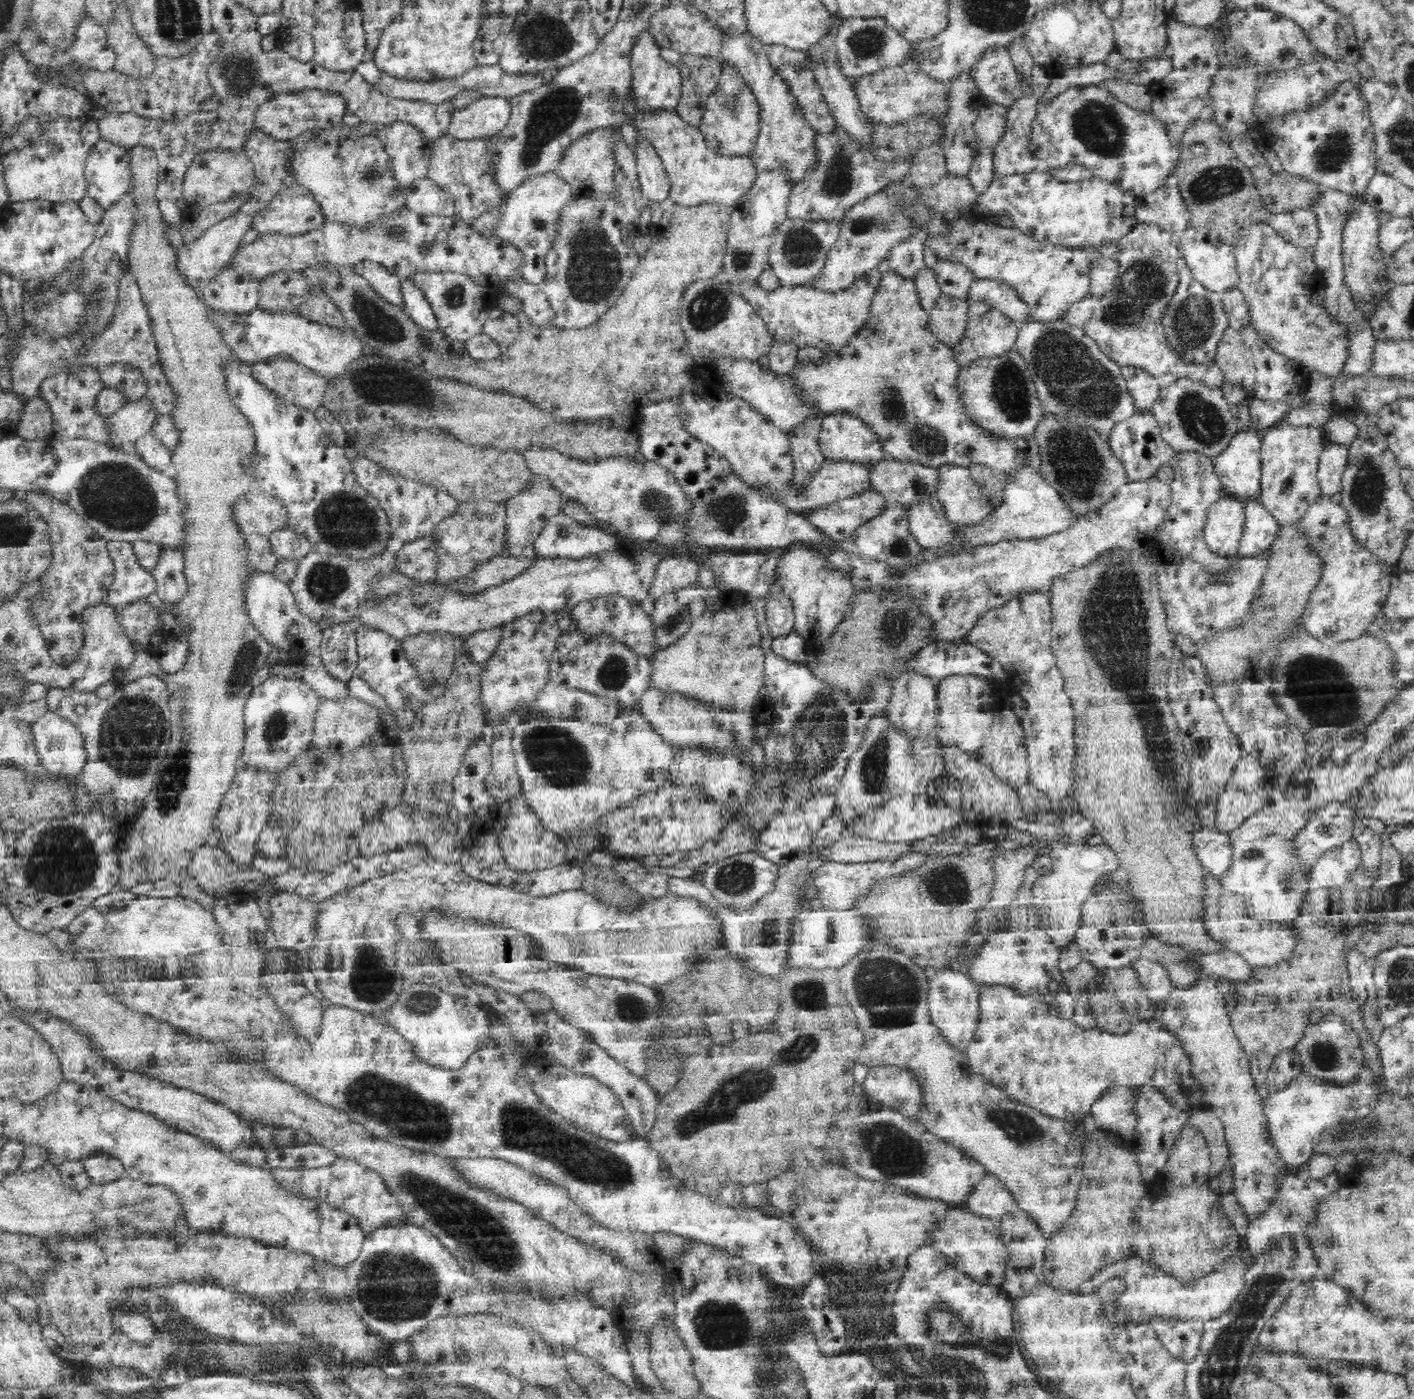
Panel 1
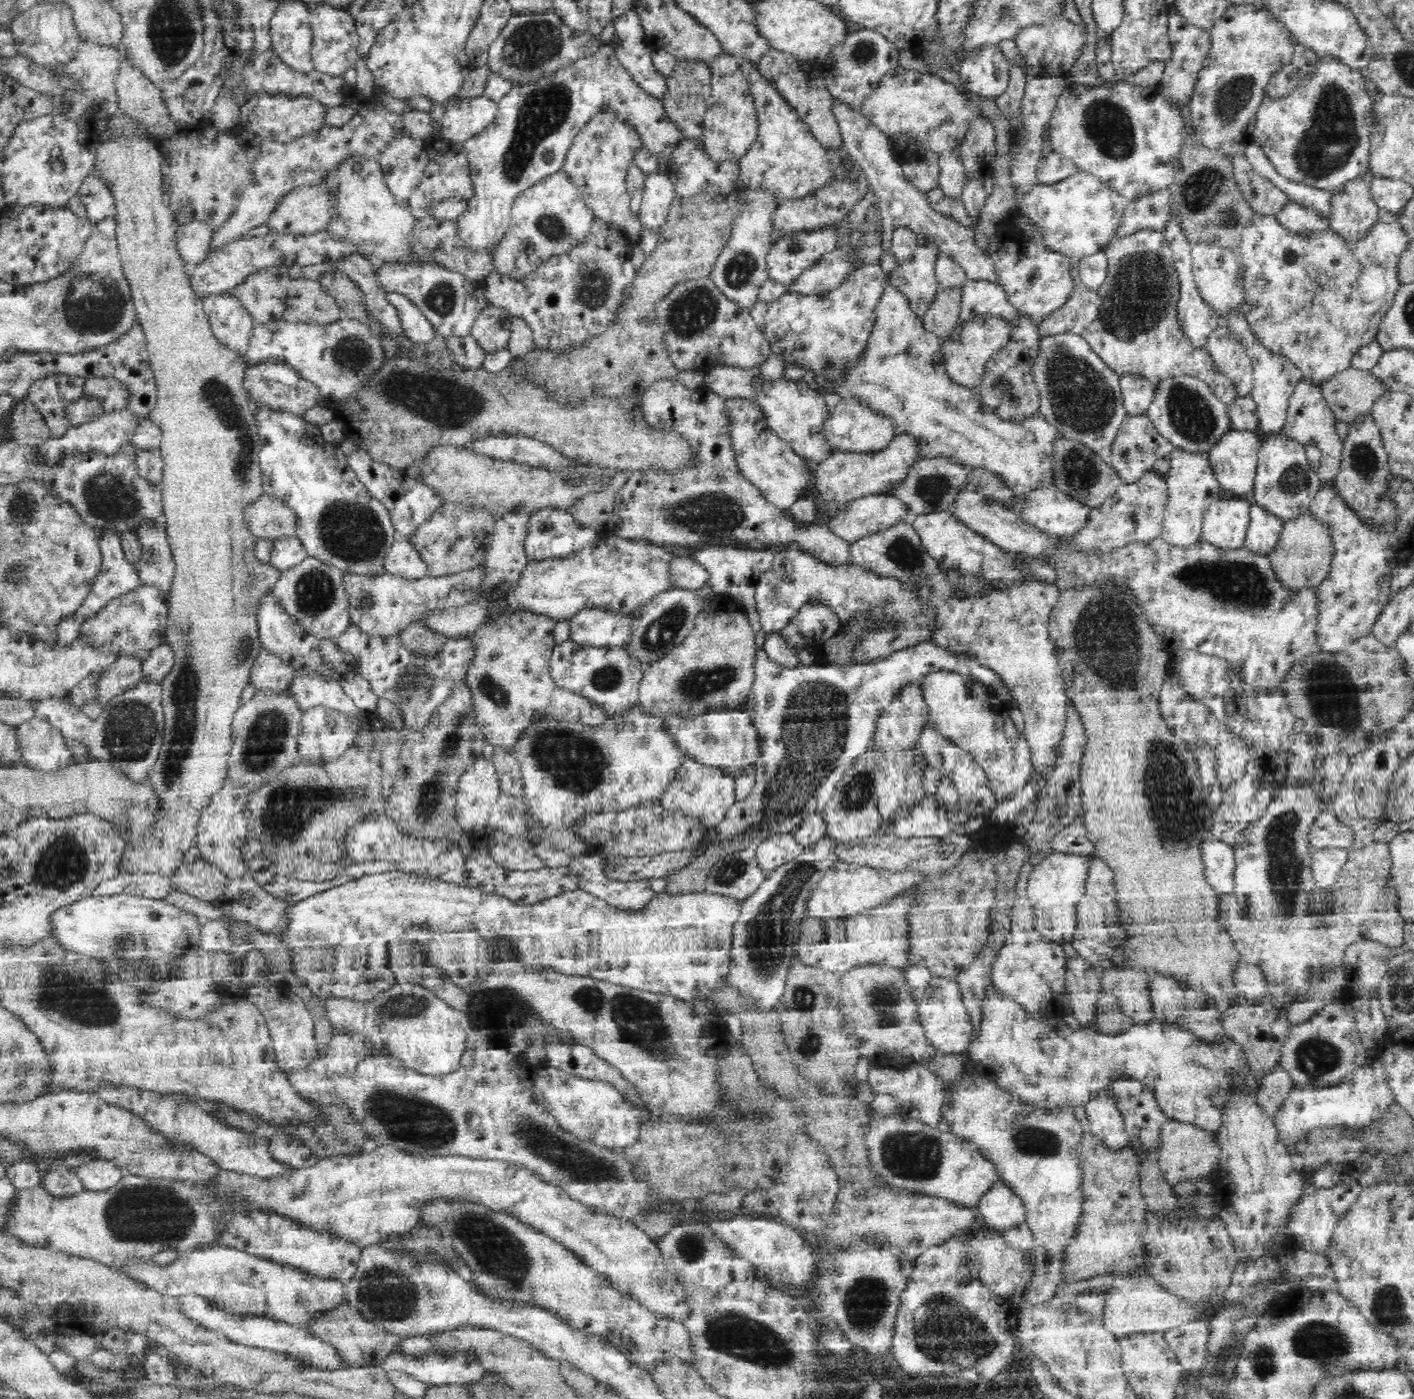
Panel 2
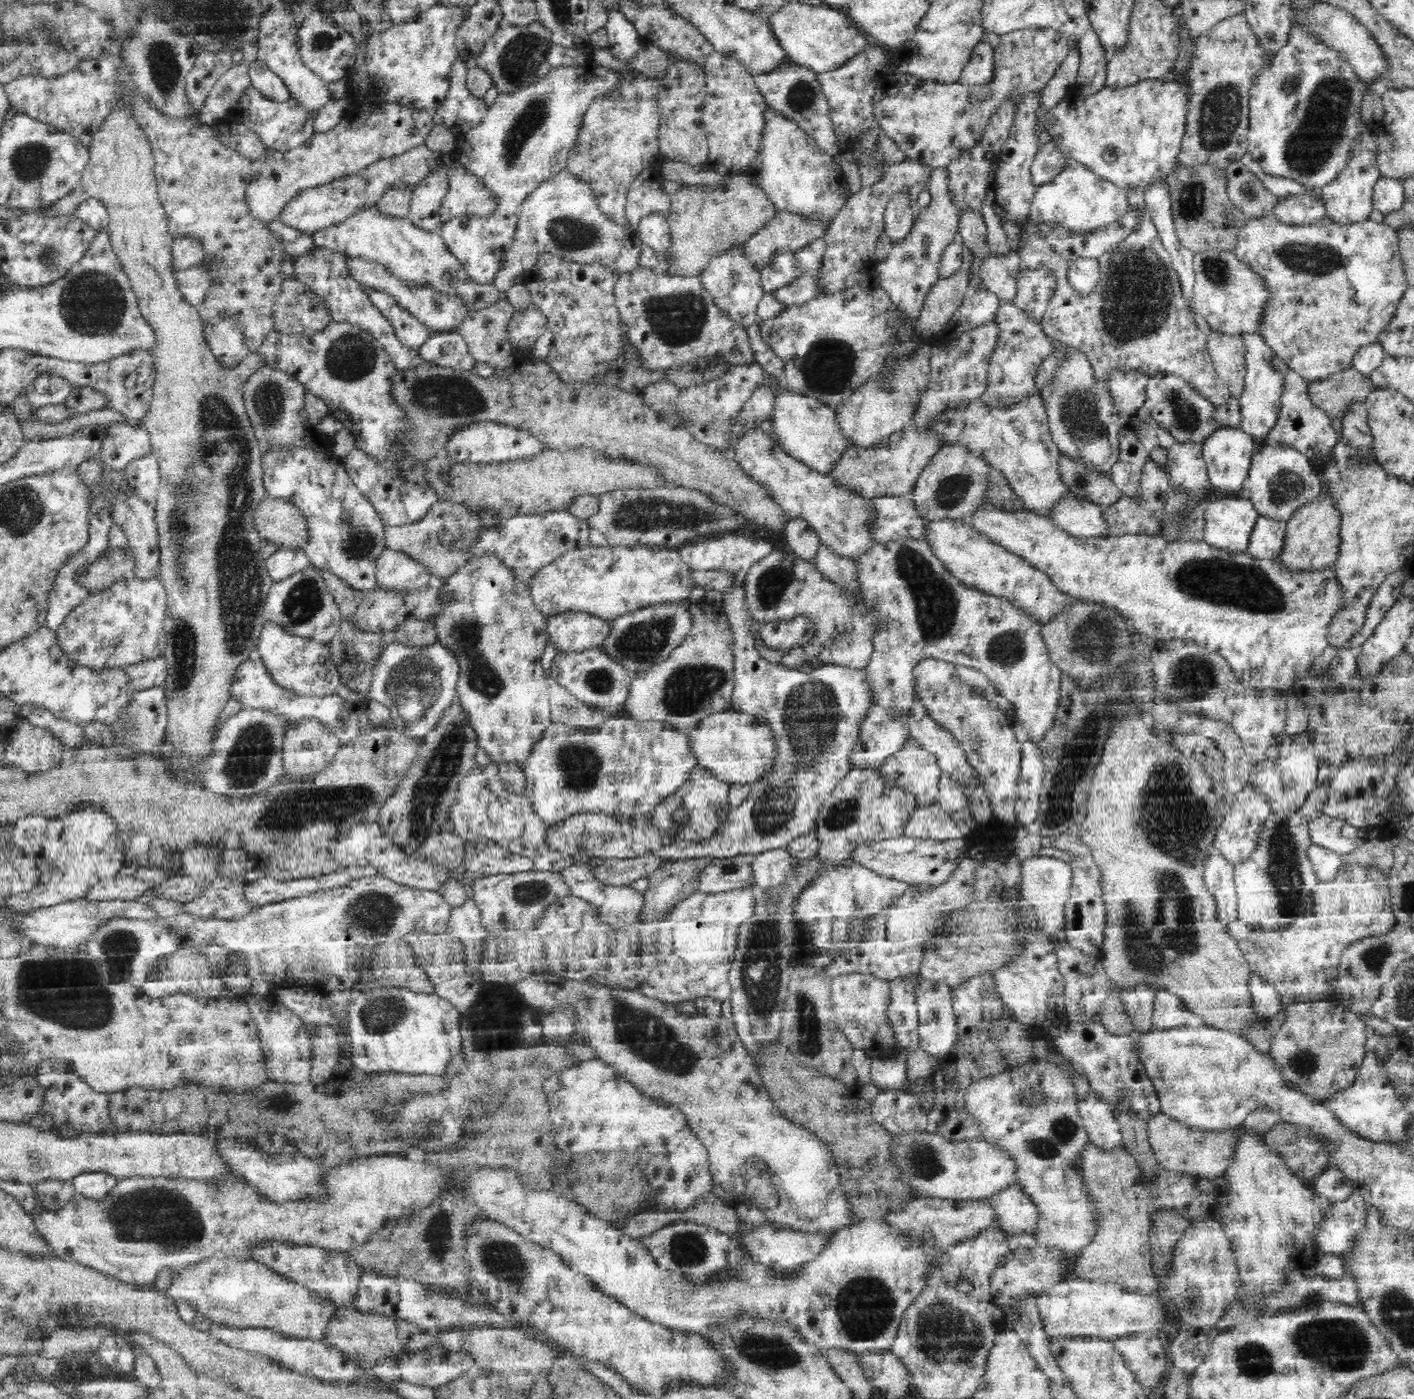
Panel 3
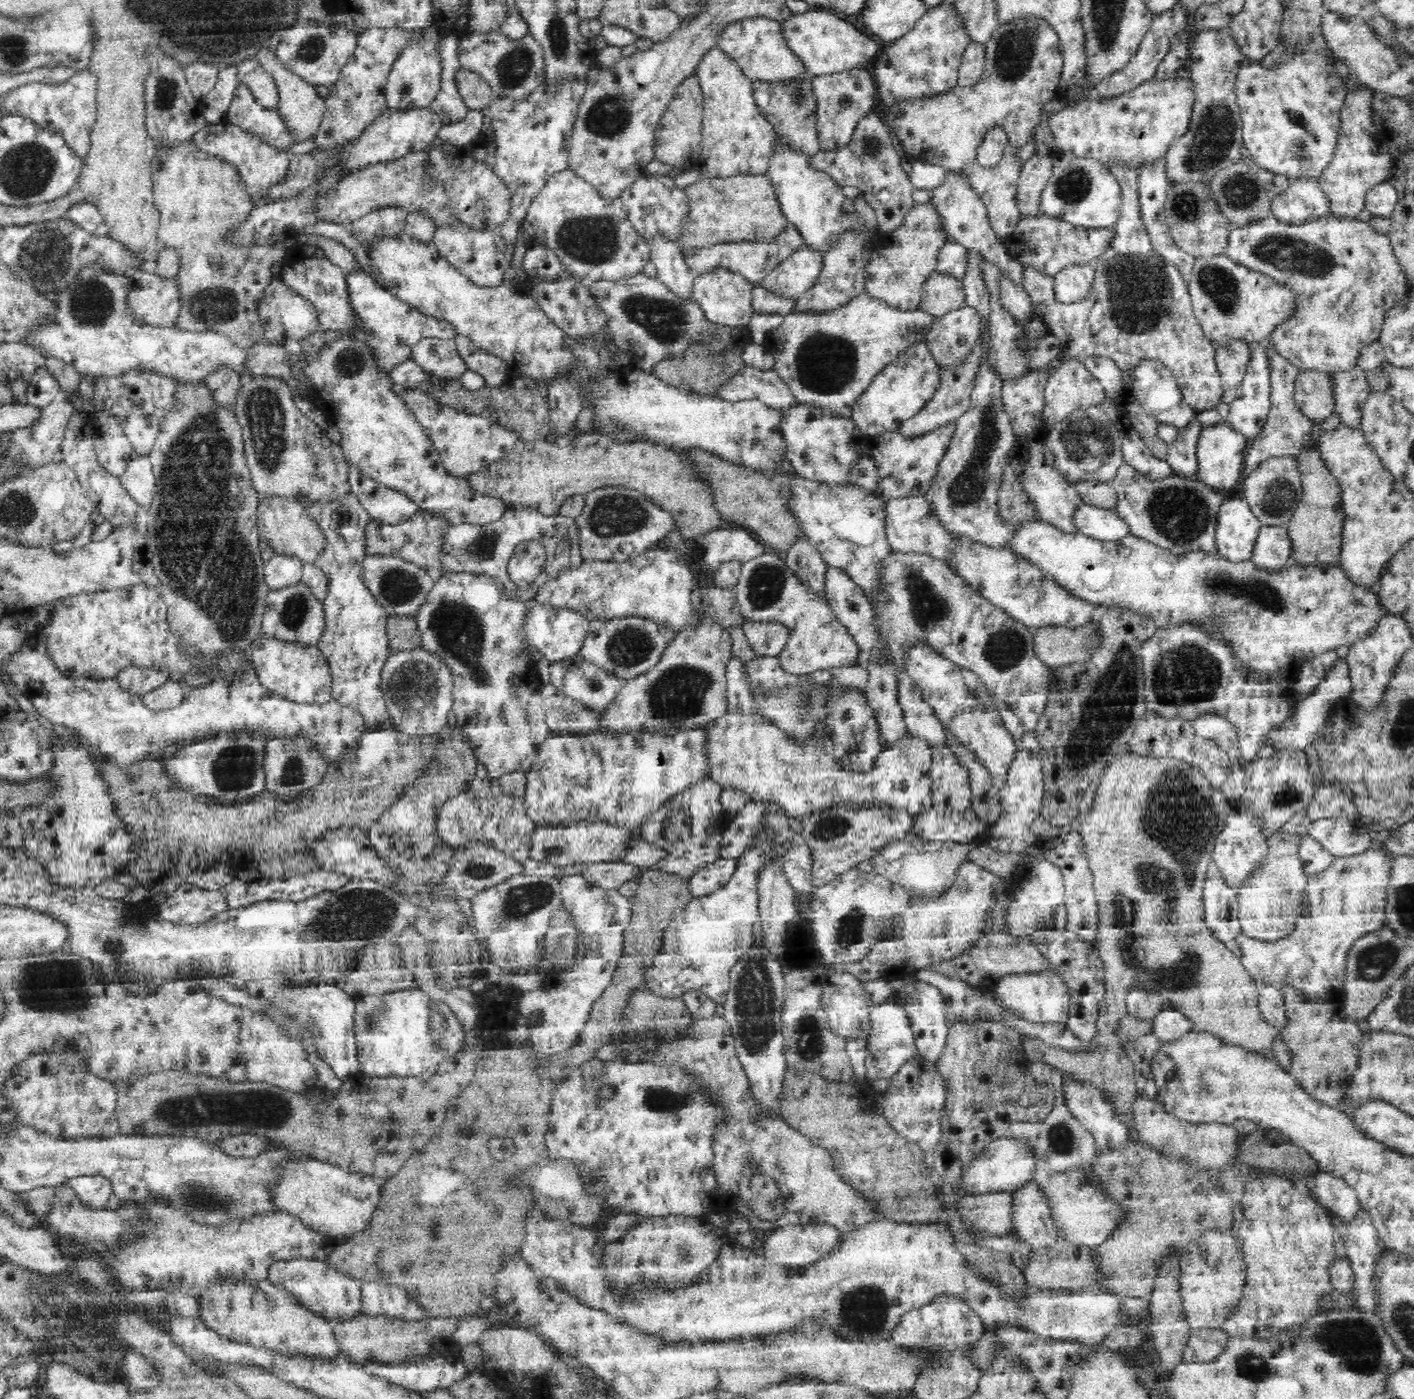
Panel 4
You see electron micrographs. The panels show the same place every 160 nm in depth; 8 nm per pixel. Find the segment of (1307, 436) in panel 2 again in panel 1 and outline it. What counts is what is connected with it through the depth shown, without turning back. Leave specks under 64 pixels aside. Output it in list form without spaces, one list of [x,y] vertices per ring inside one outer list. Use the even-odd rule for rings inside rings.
[[[1337,443],[1329,444],[1322,452],[1317,479],[1321,496],[1338,498],[1343,490],[1342,478],[1349,464],[1349,447]]]

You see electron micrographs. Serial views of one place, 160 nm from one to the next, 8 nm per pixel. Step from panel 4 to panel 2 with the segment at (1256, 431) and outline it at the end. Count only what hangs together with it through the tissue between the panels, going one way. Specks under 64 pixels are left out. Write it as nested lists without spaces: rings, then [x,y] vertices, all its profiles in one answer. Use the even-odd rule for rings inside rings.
[[[1241,308],[1231,310],[1226,316],[1225,323],[1233,335],[1244,345],[1252,361],[1254,384],[1251,395],[1258,405],[1258,417],[1261,422],[1258,432],[1264,436],[1279,433],[1285,426],[1287,406],[1290,397],[1294,394],[1295,386],[1302,379],[1302,371],[1286,356],[1274,354],[1259,341]]]

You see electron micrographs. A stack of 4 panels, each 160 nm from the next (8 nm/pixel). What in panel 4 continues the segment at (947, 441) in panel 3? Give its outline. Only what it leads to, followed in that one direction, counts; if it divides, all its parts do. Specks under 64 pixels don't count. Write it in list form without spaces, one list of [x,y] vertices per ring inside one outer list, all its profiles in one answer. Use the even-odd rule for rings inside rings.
[[[1061,355],[1054,358],[1046,368],[1038,370],[1038,372],[1028,372],[1022,378],[1003,382],[1000,402],[1002,410],[1008,415],[1012,433],[1014,433],[1014,444],[1008,452],[1006,466],[1014,469],[1015,477],[1022,484],[1022,491],[1034,505],[1040,519],[1061,528],[1064,532],[1075,533],[1077,530],[1073,523],[1074,509],[1084,502],[1068,479],[1046,462],[1046,452],[1044,452],[1048,432],[1044,416],[1044,407],[1047,403],[1045,399],[1047,372],[1059,363],[1060,357]]]

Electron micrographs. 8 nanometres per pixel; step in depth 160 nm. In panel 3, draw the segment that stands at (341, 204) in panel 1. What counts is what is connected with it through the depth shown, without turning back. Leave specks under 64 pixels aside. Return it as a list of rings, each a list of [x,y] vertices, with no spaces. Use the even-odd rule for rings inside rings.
[[[377,204],[358,209],[352,216],[312,235],[316,245],[328,247],[351,258],[383,264],[390,273],[410,285],[432,285],[448,295],[460,295],[470,309],[478,310],[505,298],[493,284],[482,284],[472,278],[462,263],[446,246],[438,232],[427,232],[406,217],[388,215]]]

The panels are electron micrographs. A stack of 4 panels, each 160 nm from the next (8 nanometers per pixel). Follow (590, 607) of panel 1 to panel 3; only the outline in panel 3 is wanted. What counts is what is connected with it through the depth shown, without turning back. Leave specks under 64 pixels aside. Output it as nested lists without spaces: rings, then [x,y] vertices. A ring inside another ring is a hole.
[[[587,612],[548,616],[550,642],[557,651],[585,651],[602,646],[612,632],[612,621]]]

